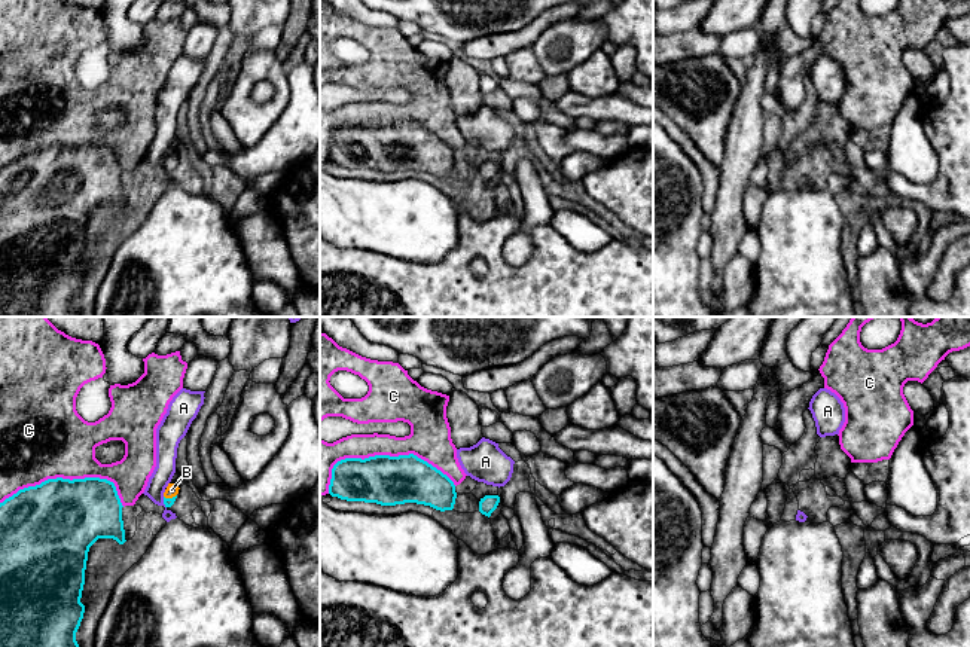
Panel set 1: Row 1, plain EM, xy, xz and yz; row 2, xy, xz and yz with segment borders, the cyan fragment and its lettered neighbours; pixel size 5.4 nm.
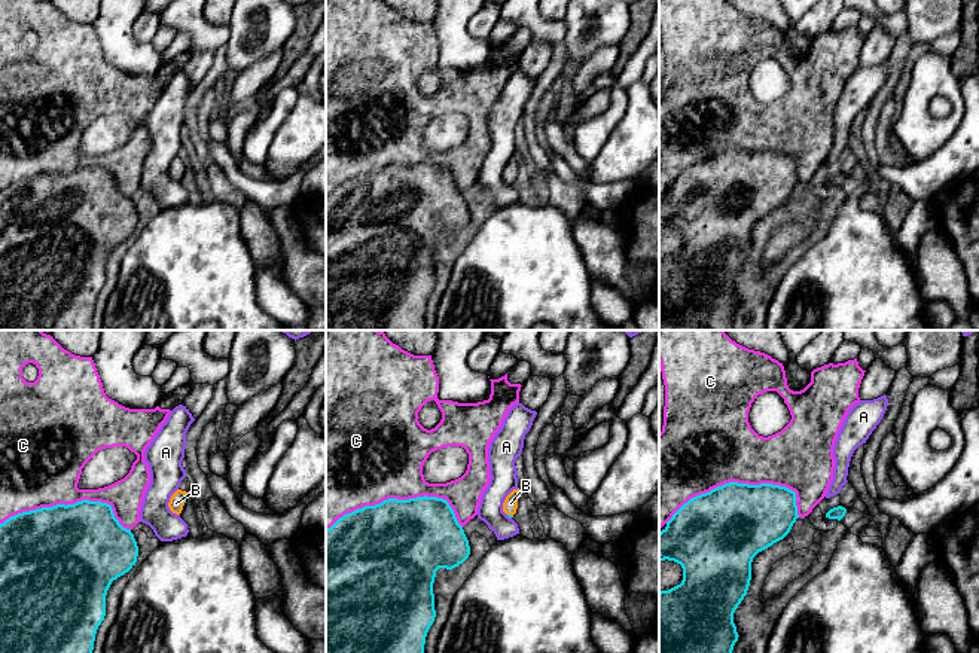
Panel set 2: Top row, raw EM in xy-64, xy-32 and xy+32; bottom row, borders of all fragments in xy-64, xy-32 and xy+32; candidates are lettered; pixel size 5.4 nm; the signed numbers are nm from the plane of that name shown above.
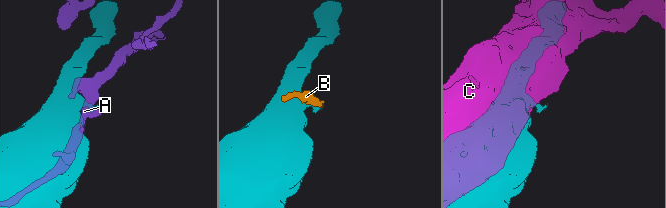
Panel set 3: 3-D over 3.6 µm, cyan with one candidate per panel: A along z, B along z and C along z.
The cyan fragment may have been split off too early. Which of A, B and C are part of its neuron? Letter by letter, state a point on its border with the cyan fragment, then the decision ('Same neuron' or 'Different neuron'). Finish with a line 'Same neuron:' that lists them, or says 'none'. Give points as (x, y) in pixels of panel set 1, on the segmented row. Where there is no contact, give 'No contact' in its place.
A: Touches cyan at xy (164, 503). Different neuron
B: Touches cyan at xy (170, 499). Same neuron
C: Touches cyan at xz (381, 455). Different neuron
Same neuron: B

